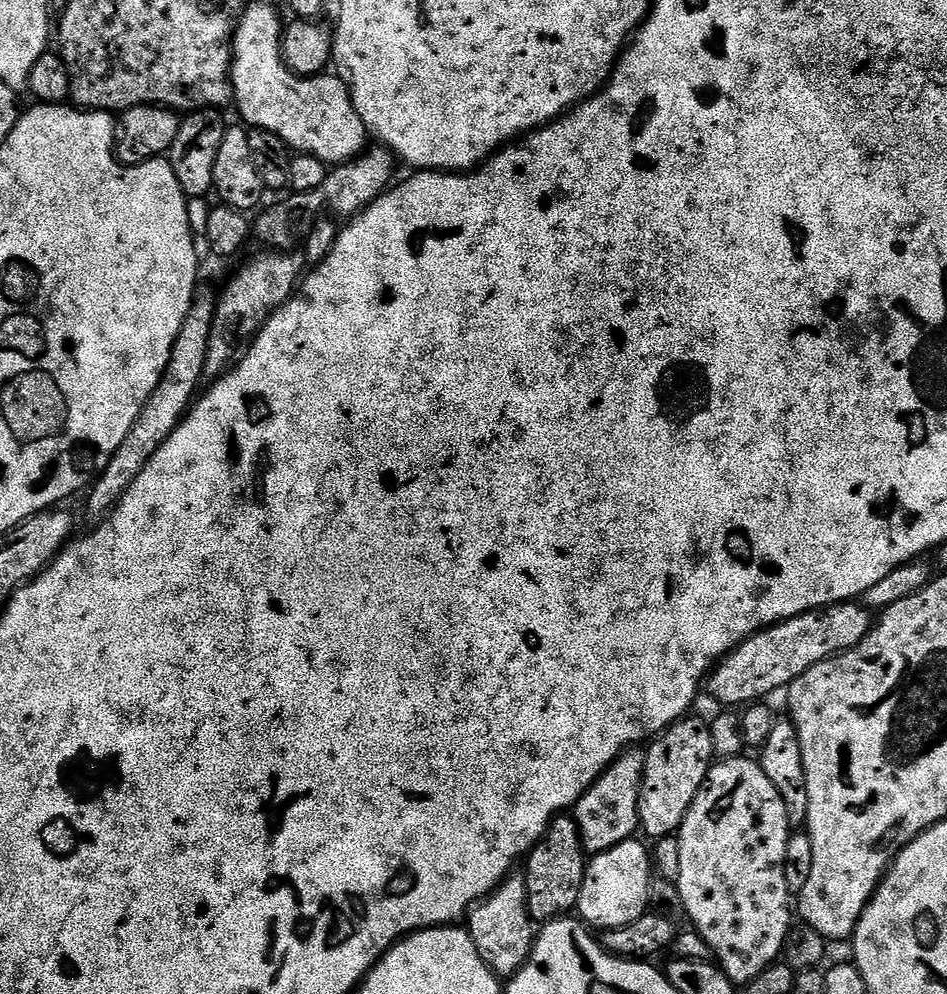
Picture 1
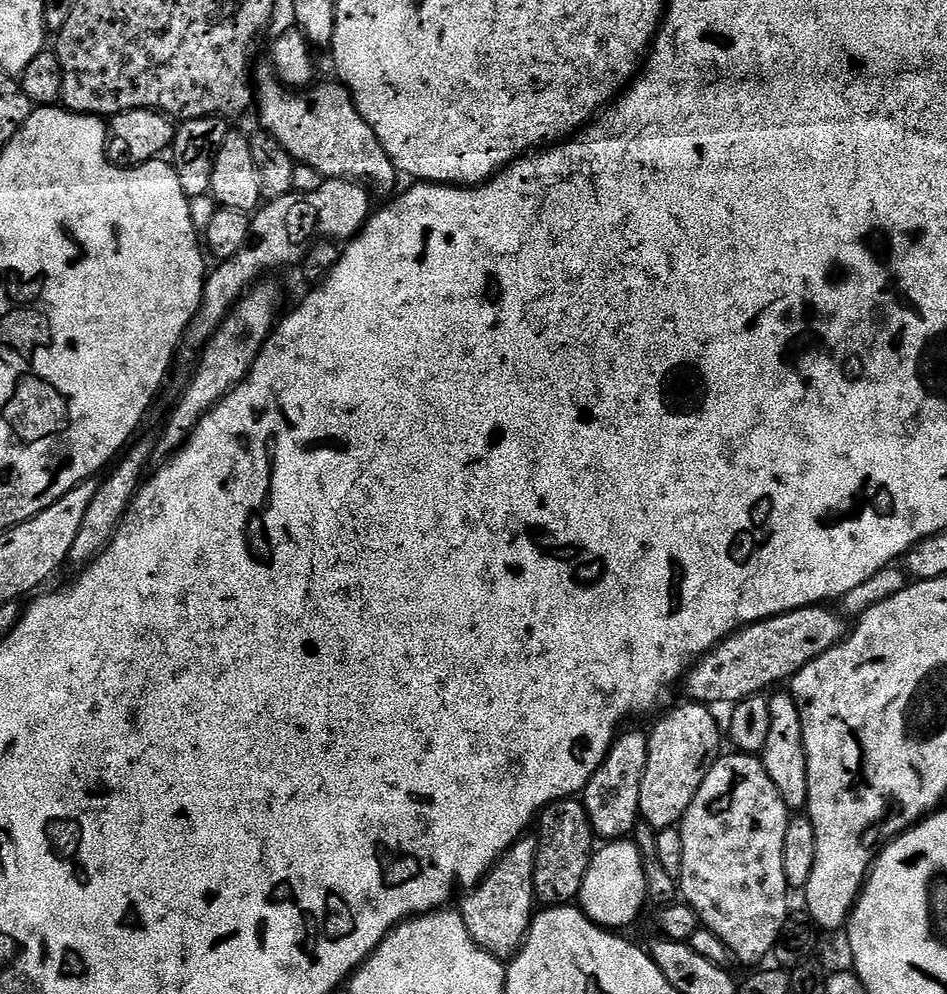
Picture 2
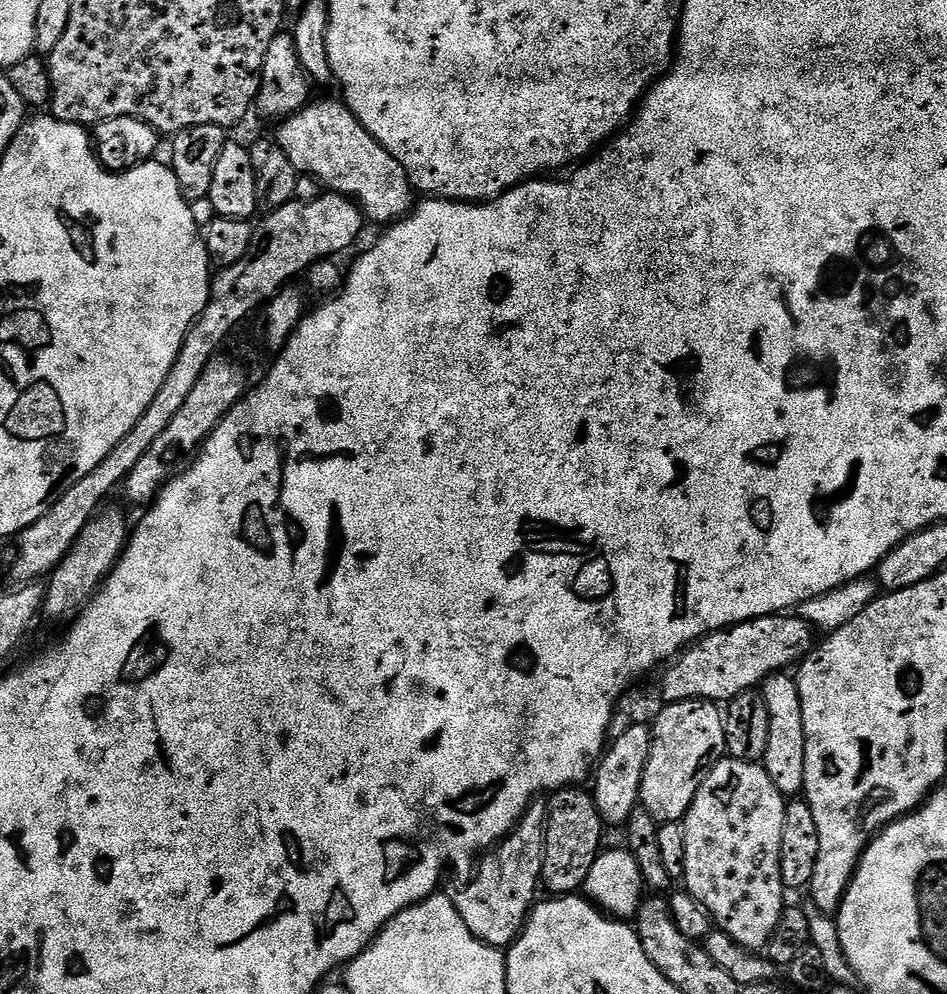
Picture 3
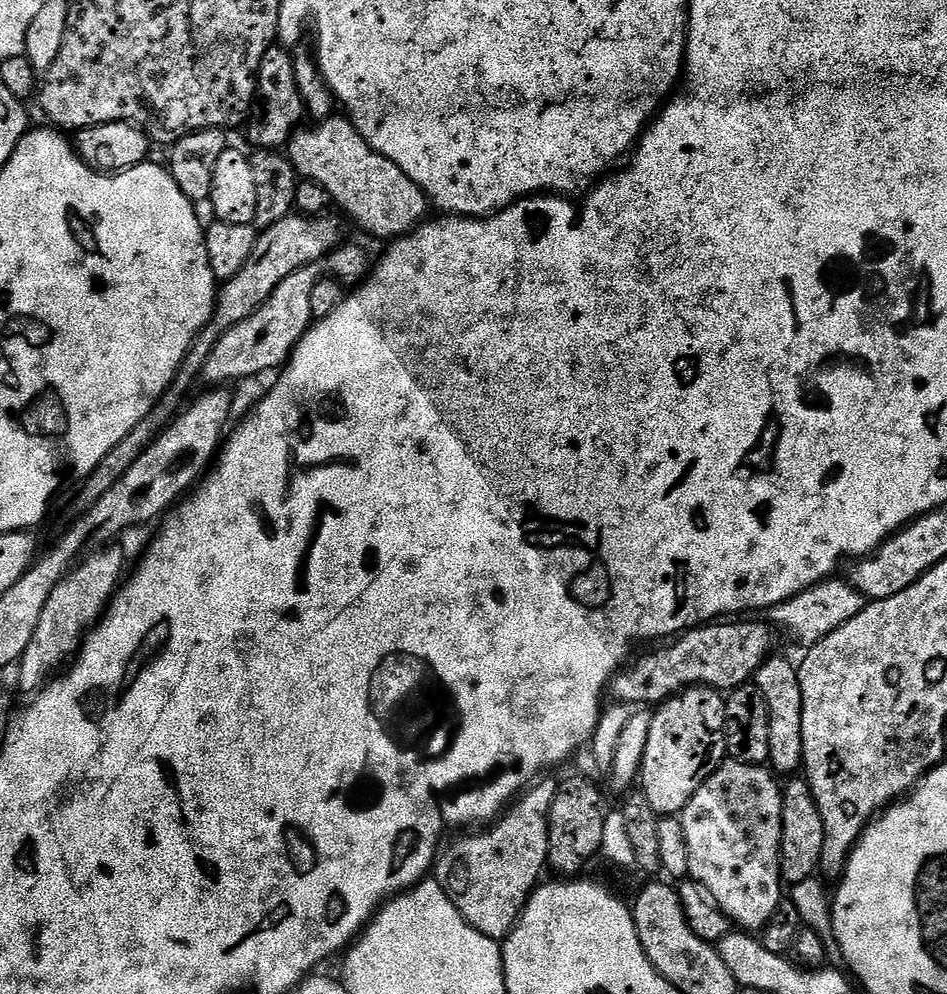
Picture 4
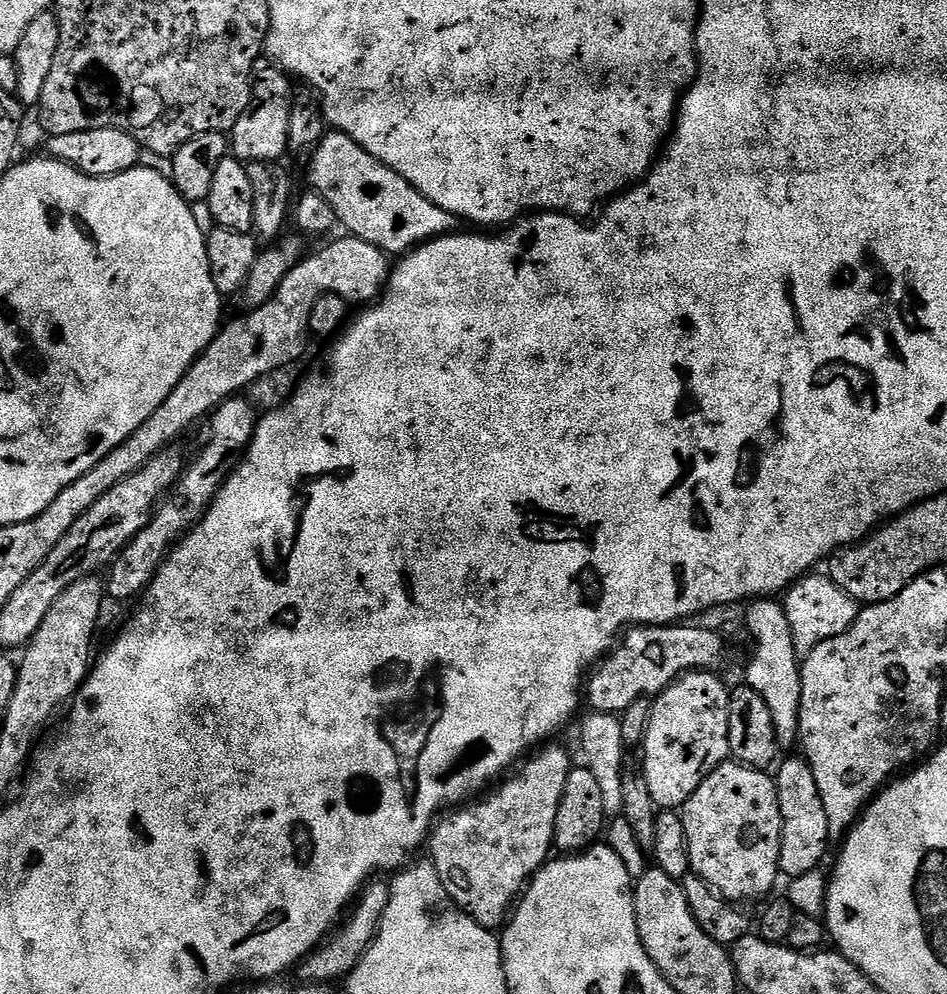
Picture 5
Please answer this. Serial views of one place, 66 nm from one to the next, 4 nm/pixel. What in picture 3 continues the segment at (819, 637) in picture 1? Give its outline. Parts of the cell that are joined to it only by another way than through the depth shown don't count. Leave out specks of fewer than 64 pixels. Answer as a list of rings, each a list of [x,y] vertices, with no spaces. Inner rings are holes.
[[[798,614],[759,616],[757,620],[747,620],[721,632],[712,632],[685,648],[659,673],[658,695],[665,704],[687,700],[733,700],[738,694],[759,689],[772,673],[791,669],[792,663],[803,661],[814,647],[812,635],[812,625]]]

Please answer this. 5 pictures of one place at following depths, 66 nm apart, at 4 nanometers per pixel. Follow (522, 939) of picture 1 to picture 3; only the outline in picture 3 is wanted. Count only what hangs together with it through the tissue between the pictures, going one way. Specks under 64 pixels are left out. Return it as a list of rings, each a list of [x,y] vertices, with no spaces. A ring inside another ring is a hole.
[[[532,803],[515,828],[499,844],[483,853],[472,881],[461,892],[451,893],[454,906],[458,914],[462,914],[462,922],[466,922],[470,934],[492,948],[511,948],[528,923],[528,913],[537,903],[536,887],[539,889],[542,884],[540,875],[546,850],[547,821],[547,803]]]

